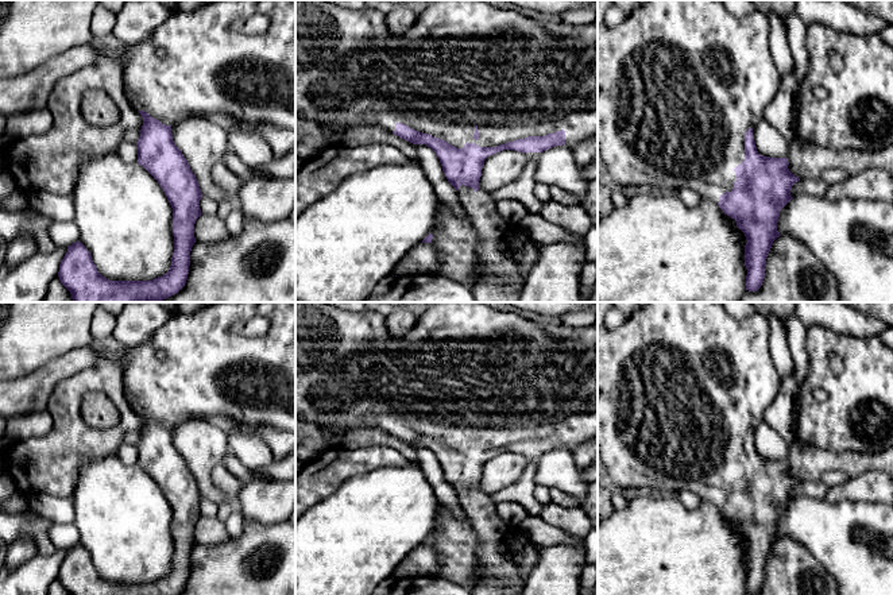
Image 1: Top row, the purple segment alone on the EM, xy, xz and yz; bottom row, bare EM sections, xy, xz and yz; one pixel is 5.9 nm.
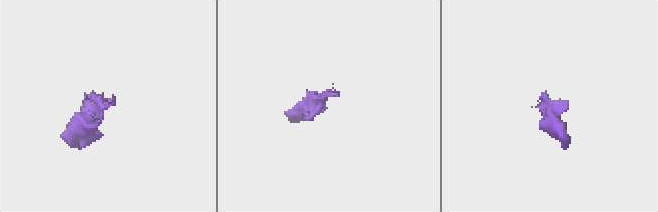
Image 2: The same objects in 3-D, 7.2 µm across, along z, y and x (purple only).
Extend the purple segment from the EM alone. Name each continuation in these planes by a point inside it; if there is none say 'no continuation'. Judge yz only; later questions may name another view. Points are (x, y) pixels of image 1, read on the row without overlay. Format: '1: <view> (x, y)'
1: yz (679, 383)

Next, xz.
1: xz (464, 364)

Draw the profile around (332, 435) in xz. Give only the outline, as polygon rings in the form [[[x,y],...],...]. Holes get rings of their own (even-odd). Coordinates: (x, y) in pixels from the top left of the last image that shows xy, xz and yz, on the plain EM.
[[[320,426],[324,438],[330,444],[333,449],[336,449],[347,432],[344,428],[333,428],[333,426]]]

